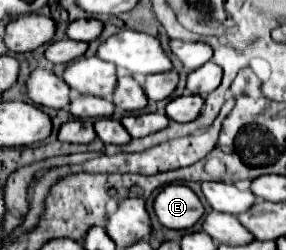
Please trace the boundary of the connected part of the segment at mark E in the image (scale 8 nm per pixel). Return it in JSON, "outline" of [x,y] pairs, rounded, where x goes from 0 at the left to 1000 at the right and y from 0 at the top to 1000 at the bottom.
{"outline":[[[587,736],[538,792],[538,856],[573,912],[650,920],[699,880],[713,824],[657,744]]]}

